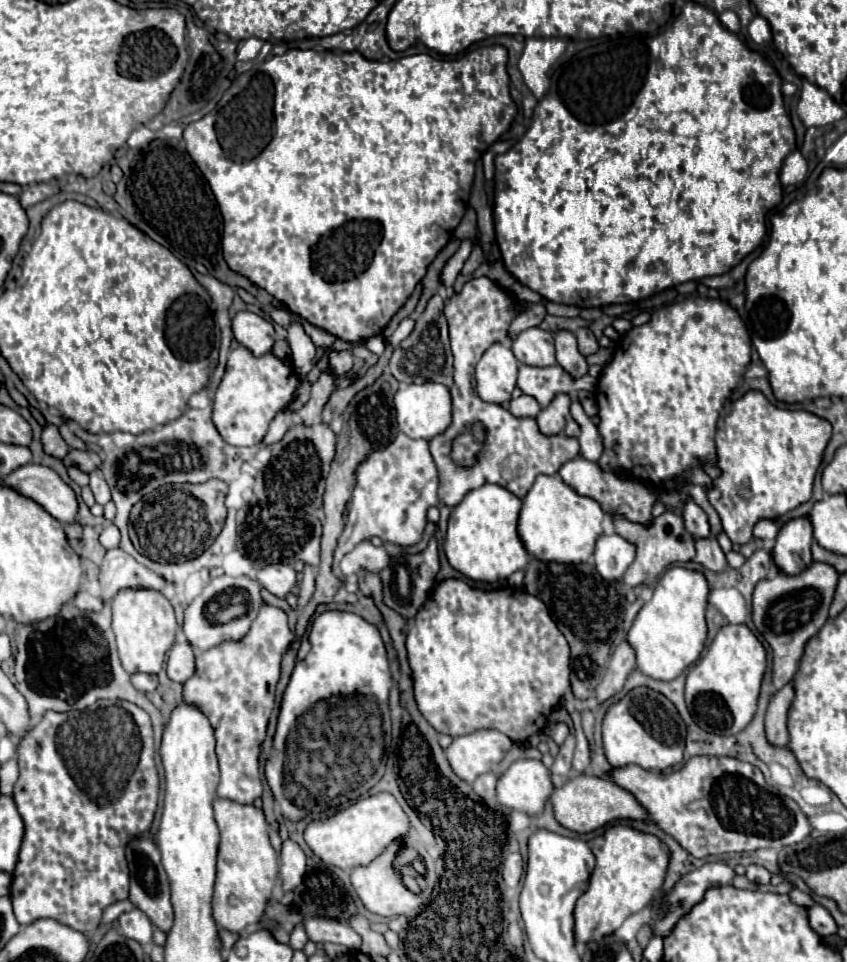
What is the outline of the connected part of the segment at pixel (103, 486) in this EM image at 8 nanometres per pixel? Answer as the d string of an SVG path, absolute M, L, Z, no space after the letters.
M94 470L90 474L90 488L92 488L94 498L96 498L98 504L108 504L112 500L110 488L108 488L108 484L106 484L106 480L104 480L104 476L102 476L100 470Z

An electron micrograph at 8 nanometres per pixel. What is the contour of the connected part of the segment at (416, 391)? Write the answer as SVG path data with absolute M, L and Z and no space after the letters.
M426 382L426 384L410 384L402 386L396 396L394 396L394 406L396 406L396 420L398 428L408 436L408 438L424 438L430 440L438 434L442 434L450 426L450 392L442 384Z

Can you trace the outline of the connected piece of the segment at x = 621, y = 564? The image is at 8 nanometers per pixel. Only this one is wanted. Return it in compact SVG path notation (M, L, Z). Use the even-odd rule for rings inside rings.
M600 536L594 550L594 566L606 582L618 582L634 560L634 546L622 536Z

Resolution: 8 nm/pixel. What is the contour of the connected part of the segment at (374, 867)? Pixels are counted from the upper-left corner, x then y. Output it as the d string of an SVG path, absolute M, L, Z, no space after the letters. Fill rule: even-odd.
M394 842L394 844L390 844L386 848L386 854L378 856L370 866L358 866L354 870L342 870L342 868L330 866L330 870L332 868L332 872L342 878L348 894L352 896L352 900L354 900L354 904L358 908L356 914L367 916L370 927L376 927L376 931L381 934L391 929L404 937L410 925L410 919L413 920L418 916L416 914L427 905L428 900L418 896L418 894L412 894L404 886L400 874L394 872L394 858L396 858L398 850L400 850L400 844Z

